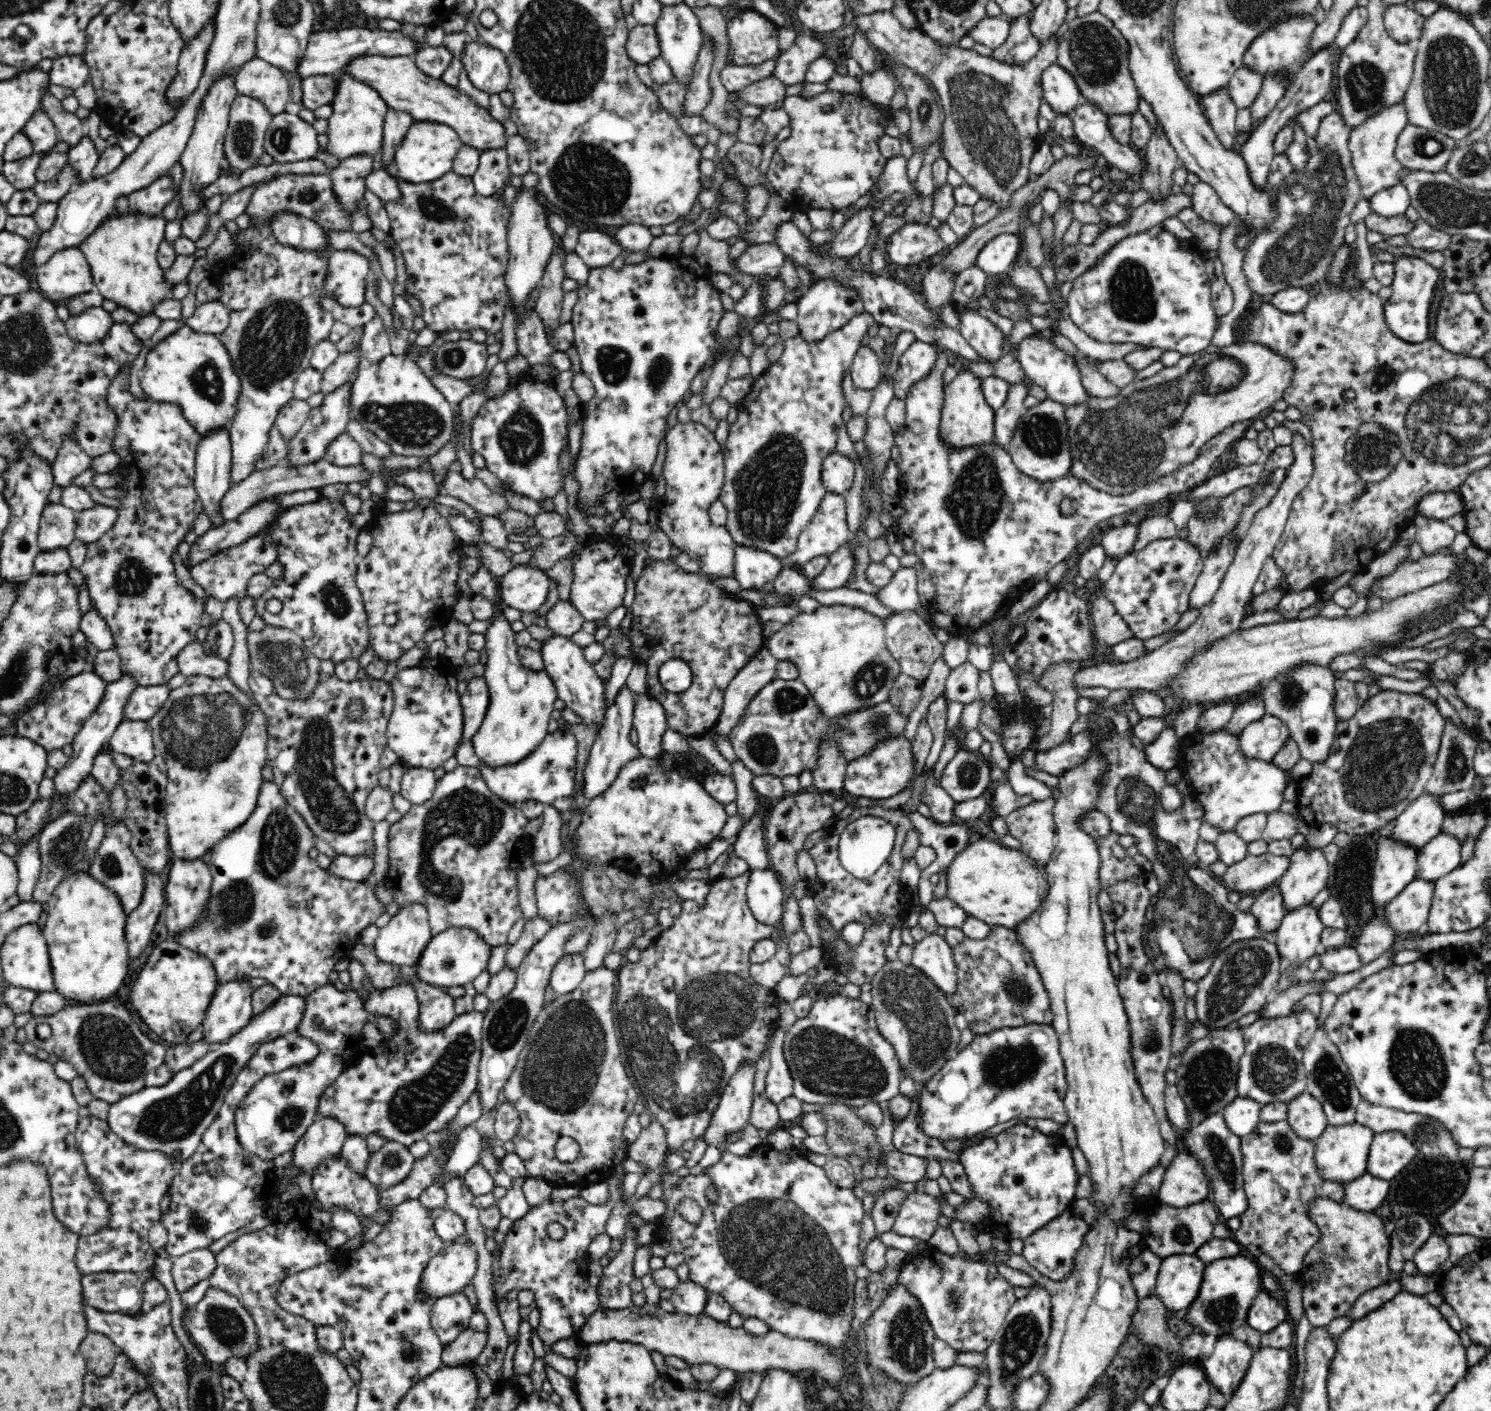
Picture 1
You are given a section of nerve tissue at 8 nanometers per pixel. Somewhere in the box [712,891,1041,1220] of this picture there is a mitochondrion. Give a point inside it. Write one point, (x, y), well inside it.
(828, 1063)

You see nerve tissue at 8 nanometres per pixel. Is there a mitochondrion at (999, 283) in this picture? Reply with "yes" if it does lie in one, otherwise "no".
no

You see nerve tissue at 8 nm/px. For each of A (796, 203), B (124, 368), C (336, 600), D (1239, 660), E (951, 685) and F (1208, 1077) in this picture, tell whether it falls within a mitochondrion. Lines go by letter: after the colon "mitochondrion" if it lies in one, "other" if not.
A: other
B: other
C: mitochondrion
D: other
E: other
F: mitochondrion

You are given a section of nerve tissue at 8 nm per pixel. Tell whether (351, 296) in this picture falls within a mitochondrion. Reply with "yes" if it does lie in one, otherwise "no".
no

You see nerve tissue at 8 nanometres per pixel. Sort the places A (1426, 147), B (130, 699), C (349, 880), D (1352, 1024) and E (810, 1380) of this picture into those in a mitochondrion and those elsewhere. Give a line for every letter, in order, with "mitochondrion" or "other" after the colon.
A: mitochondrion
B: other
C: other
D: other
E: other

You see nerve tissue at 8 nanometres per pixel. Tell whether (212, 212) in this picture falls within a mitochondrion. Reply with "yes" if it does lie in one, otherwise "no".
no

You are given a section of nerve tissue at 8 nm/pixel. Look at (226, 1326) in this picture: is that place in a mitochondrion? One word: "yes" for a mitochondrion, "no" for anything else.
yes

